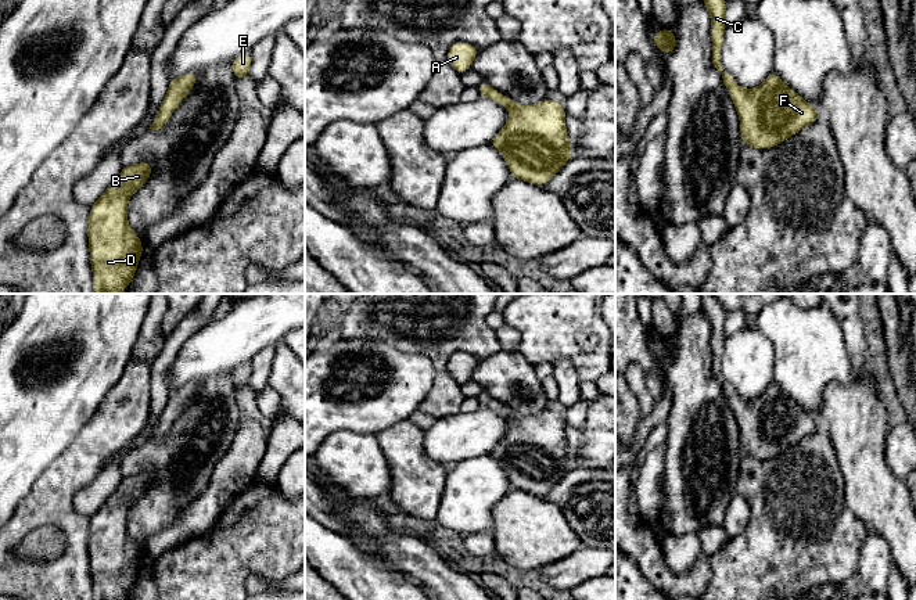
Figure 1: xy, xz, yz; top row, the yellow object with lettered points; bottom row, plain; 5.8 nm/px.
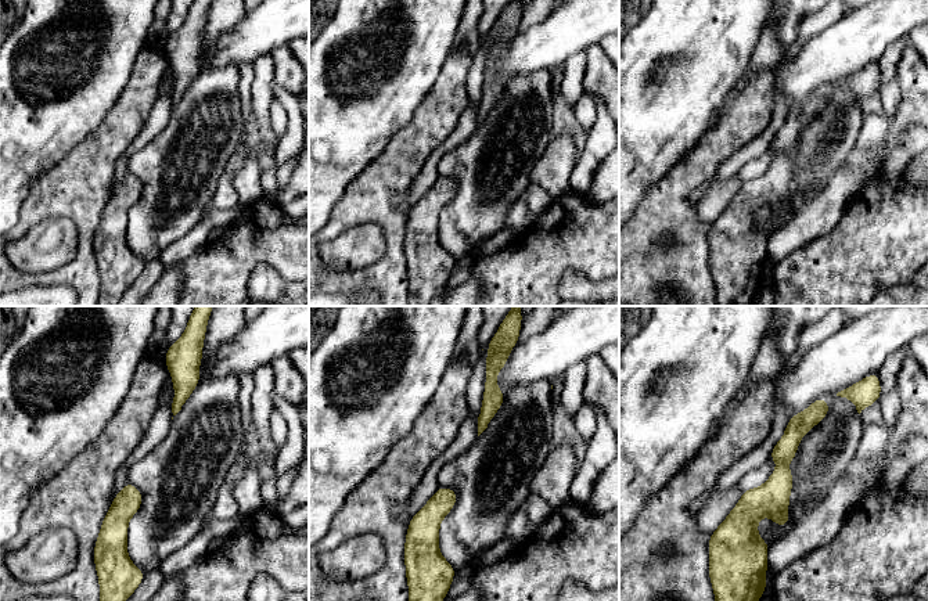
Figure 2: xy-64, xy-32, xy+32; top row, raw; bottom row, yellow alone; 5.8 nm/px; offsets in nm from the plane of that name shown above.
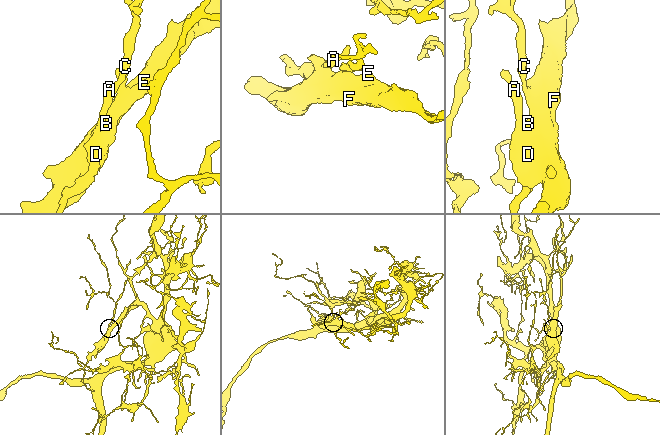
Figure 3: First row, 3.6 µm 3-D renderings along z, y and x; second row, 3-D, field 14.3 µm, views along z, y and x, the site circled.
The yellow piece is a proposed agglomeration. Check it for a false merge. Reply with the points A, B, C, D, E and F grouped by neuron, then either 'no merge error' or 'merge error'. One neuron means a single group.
A B C D E F | no merge error

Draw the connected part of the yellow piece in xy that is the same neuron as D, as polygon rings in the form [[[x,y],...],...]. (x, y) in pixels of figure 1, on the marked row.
[[[148,161],[125,165],[90,206],[87,238],[93,294],[126,291],[137,273],[144,245],[129,226],[127,201],[147,183],[151,172],[152,165]]]

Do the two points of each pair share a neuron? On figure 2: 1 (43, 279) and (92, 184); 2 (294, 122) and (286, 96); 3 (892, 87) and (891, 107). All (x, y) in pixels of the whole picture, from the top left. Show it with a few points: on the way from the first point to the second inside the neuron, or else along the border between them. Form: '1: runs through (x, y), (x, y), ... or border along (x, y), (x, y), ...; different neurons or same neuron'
1: runs through (71, 270), (85, 256), (85, 212); same neuron
2: runs through (294, 115), (290, 103); same neuron
3: runs through (891, 92), (891, 103); same neuron

